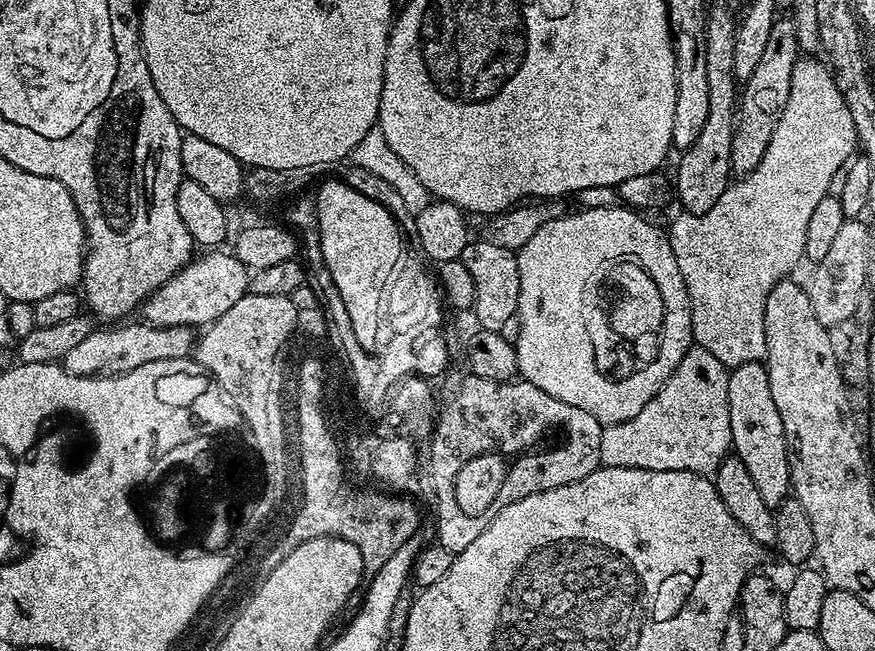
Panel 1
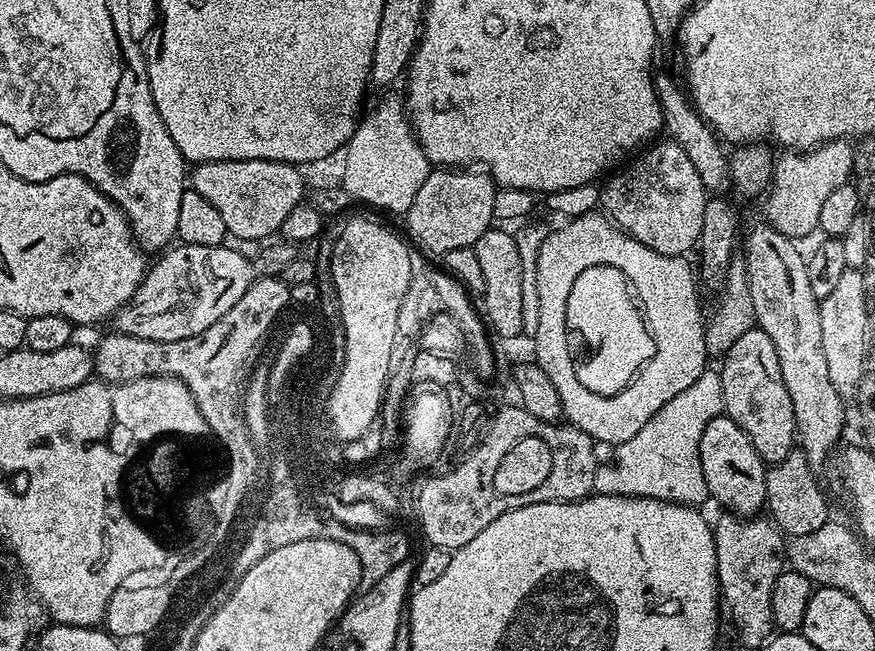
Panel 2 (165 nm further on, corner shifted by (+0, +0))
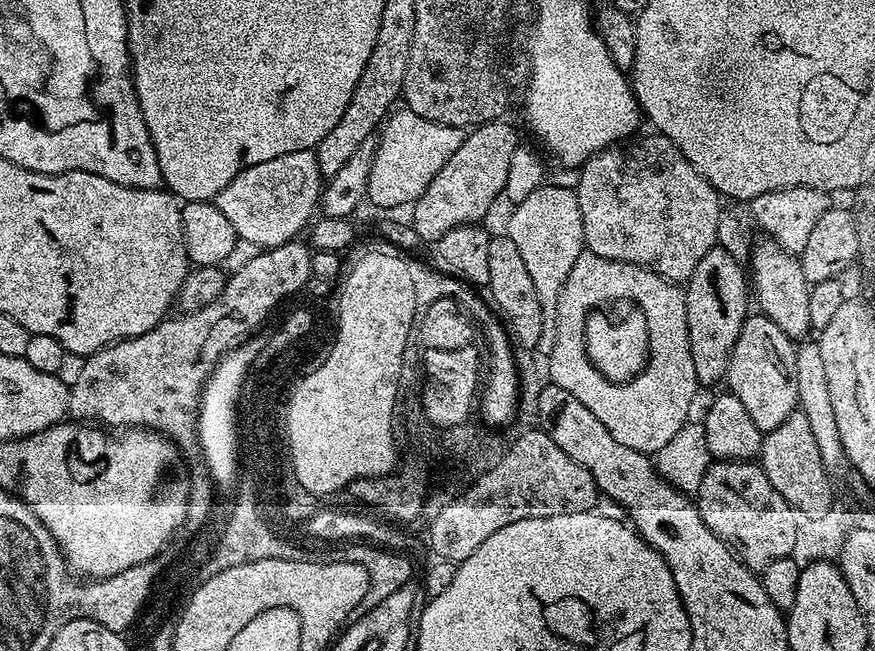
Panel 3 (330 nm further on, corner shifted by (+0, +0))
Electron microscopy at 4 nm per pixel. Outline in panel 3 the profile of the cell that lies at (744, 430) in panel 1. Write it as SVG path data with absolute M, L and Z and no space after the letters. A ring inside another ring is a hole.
M763 314L749 315L744 321L742 334L738 334L738 342L734 342L726 377L727 391L738 398L742 406L746 406L750 419L760 432L766 433L782 426L782 422L786 422L786 418L797 411L800 399L796 350L793 337L786 335Z

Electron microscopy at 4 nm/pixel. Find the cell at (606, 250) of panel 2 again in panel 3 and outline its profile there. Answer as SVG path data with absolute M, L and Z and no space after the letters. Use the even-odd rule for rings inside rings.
M586 250L578 262L574 262L574 270L570 270L558 294L556 337L554 350L546 358L546 376L551 383L574 394L574 398L578 398L578 402L582 402L582 406L586 406L586 410L610 430L610 435L622 442L622 446L649 454L660 452L676 437L678 430L689 423L691 416L688 415L698 391L686 326L684 288L648 268L602 258ZM615 300L632 300L628 302L644 313L648 327L648 363L625 384L607 380L592 365L584 341L589 314L612 306L608 304Z

